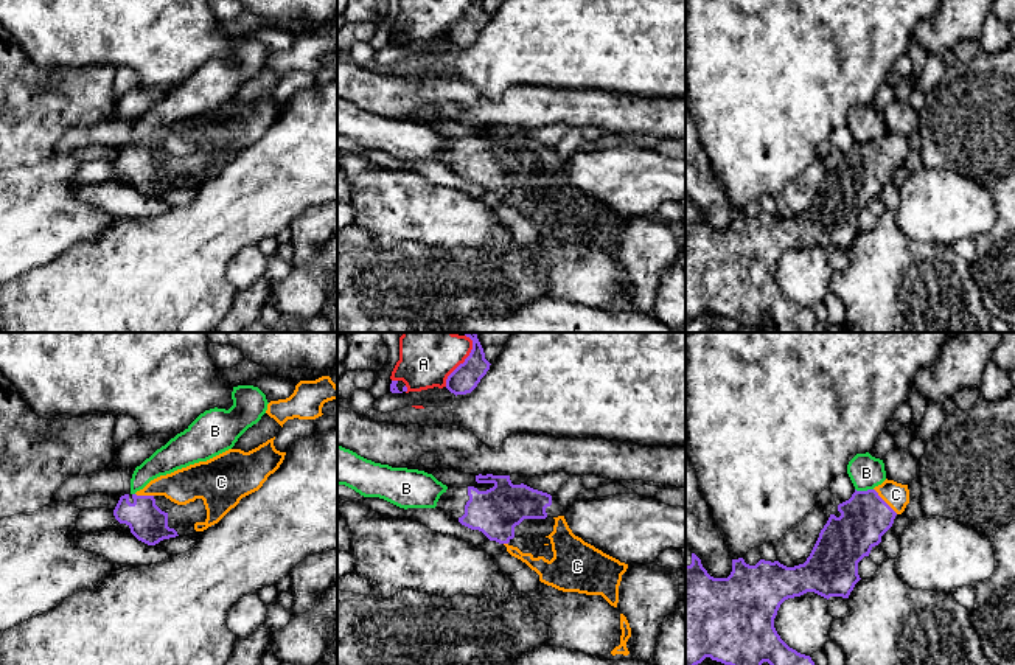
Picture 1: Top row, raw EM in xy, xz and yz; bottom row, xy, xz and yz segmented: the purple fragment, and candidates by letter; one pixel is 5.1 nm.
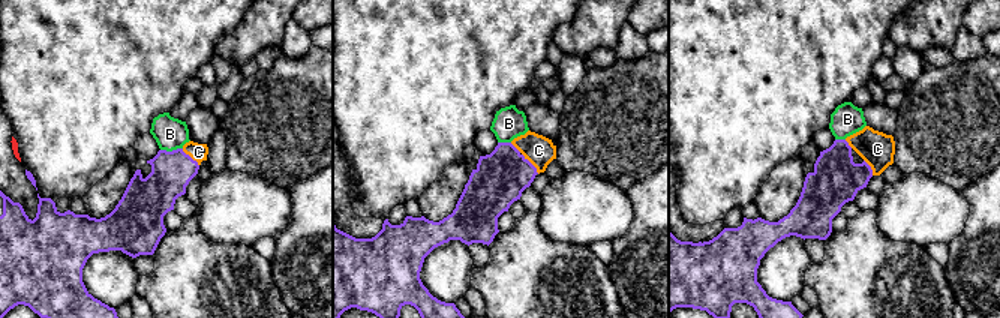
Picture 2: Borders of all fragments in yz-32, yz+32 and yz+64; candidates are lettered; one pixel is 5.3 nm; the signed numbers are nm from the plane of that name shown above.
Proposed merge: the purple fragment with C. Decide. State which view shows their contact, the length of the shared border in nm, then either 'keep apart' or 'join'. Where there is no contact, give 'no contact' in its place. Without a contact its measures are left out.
yz | 180 nm | join

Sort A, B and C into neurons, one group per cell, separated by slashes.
A / B / C

